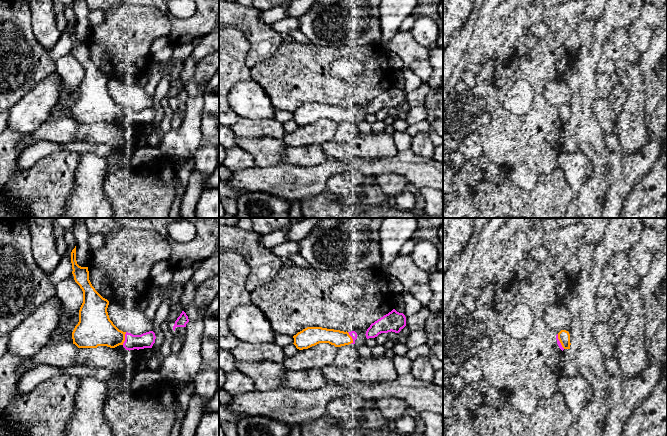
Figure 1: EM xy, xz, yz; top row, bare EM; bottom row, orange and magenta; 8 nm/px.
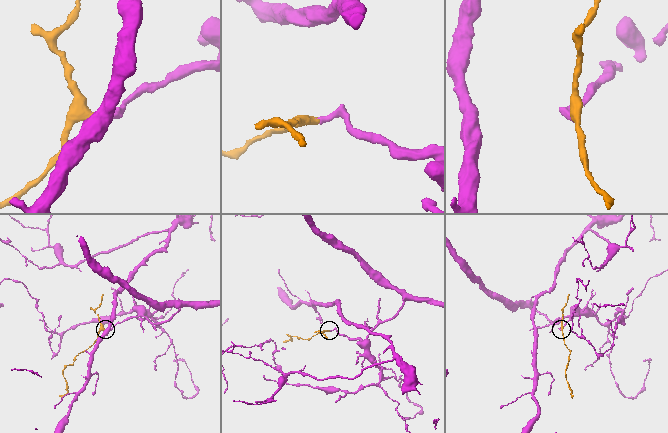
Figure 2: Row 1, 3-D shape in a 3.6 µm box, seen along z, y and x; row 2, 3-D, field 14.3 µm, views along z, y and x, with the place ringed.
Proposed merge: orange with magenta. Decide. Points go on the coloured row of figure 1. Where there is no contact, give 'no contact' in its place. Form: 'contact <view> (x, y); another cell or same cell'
contact xy (124, 338); another cell

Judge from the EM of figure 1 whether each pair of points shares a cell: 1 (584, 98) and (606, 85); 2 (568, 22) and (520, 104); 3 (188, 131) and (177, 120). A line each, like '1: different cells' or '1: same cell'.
1: different cells
2: same cell
3: different cells

